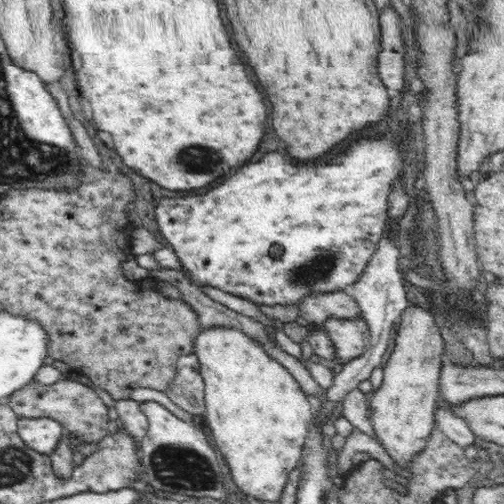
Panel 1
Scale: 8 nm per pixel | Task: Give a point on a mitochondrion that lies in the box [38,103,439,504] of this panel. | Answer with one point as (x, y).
(175, 466)

